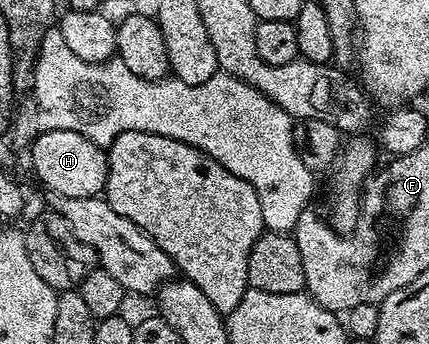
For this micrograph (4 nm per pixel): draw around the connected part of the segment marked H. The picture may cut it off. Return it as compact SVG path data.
M47 129L38 132L27 156L33 164L33 173L59 197L96 197L104 194L109 170L109 158L102 146L91 143L79 131Z

